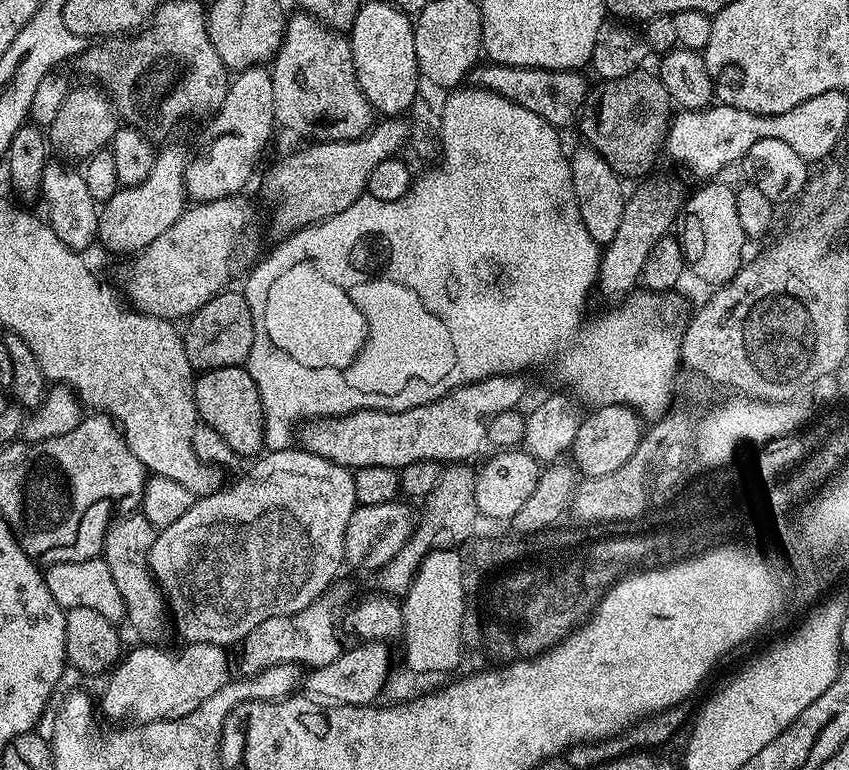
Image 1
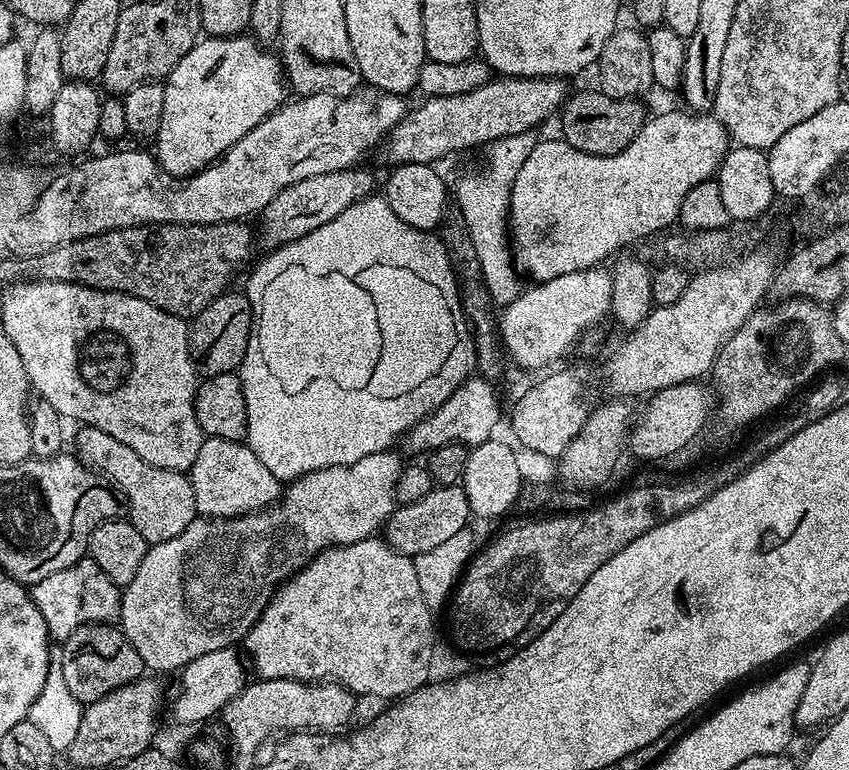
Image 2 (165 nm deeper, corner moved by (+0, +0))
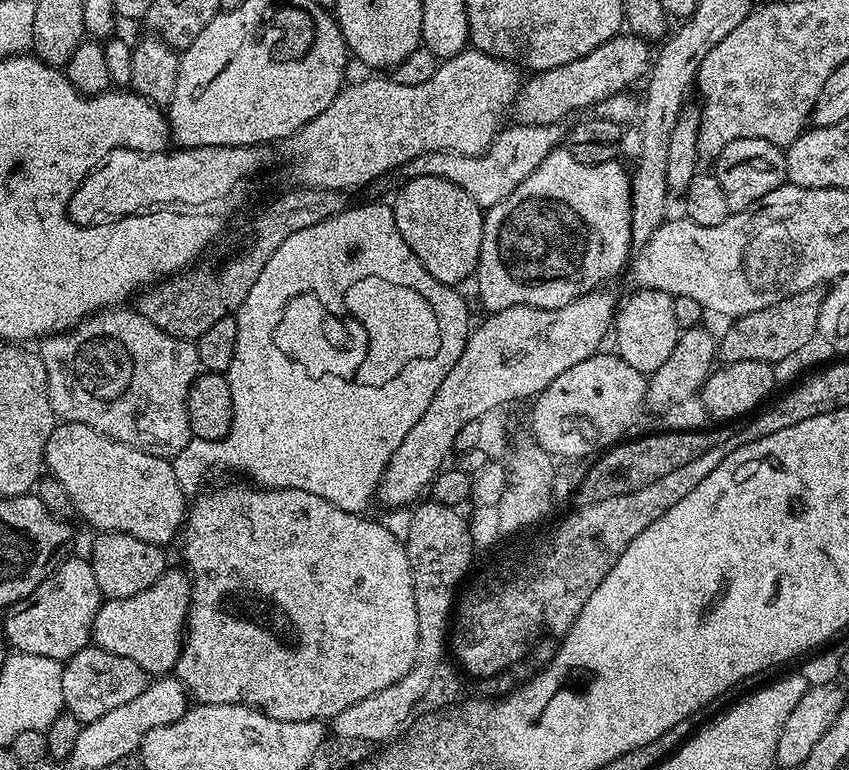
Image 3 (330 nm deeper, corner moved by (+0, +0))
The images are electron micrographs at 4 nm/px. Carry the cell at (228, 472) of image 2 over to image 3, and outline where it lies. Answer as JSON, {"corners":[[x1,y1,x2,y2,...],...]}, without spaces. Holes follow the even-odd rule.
{"corners":[[251,483,245,484,224,484,221,488,209,487,201,491,191,501,186,512,186,523,182,529,182,541,184,540,184,560,187,571,190,573,190,583,192,585,192,601,188,607,186,617,186,631,184,643,180,646,180,657,174,669,175,679,179,680,188,689,191,699,201,704,250,704,259,706,265,714,273,716,279,720,289,720,298,722,299,720,324,720,325,718,335,718,342,710,354,706,354,702,362,702,362,698,370,698,370,694,378,694,378,690,386,690,386,686,394,686,402,677,416,665,416,655,418,654,418,606,414,602,414,582,412,581,412,571,408,561,408,549,390,530,377,520,367,520,369,517,364,514,347,512,334,502,326,502,326,498,318,498,318,494,310,494,306,490,294,490,293,488,262,488,253,486]]}

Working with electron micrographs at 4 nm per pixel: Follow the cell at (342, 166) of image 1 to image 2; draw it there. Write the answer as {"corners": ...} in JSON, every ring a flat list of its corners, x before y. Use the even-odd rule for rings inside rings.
{"corners":[[509,76,487,80,470,94,429,96,416,109,409,111,379,145,380,160,387,166,397,164,430,164,451,152,480,148,514,134,532,132,543,120,563,109,570,95,563,79,555,76]]}

